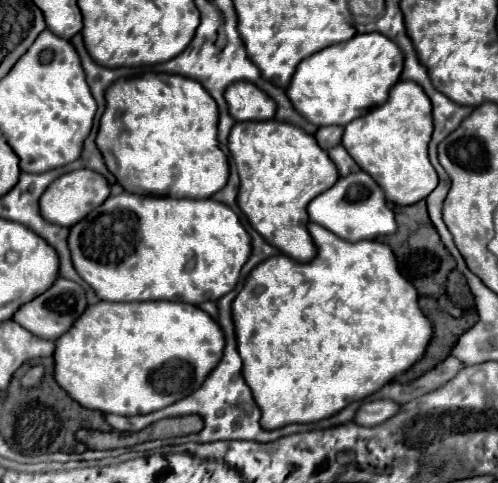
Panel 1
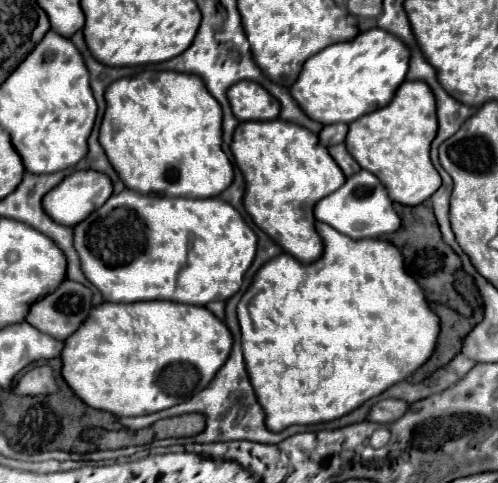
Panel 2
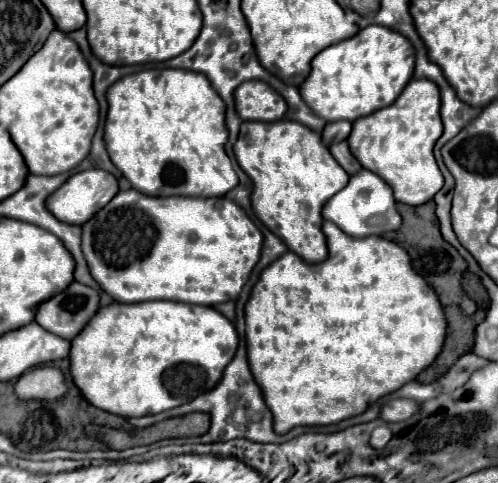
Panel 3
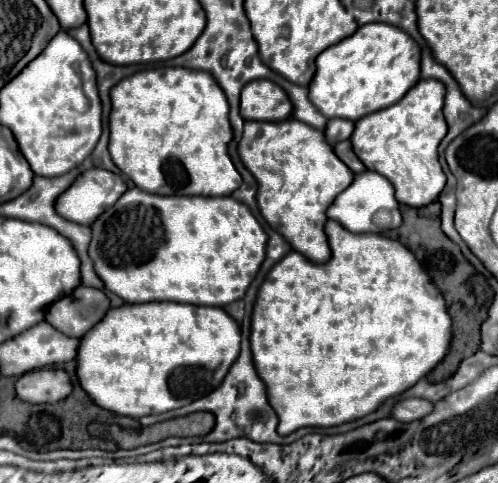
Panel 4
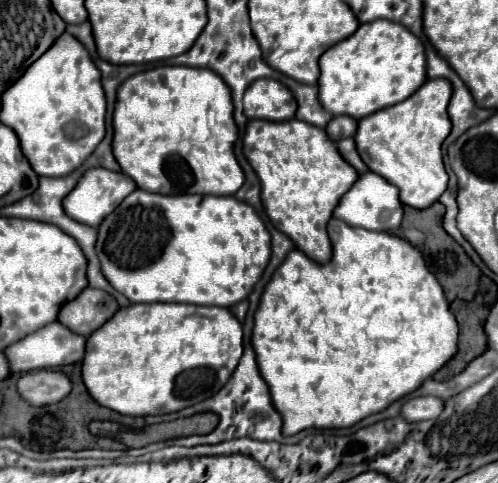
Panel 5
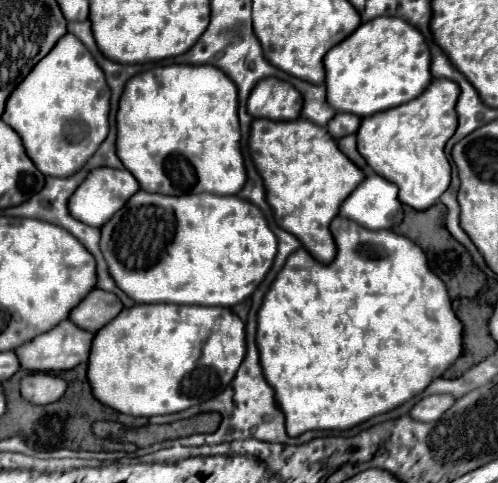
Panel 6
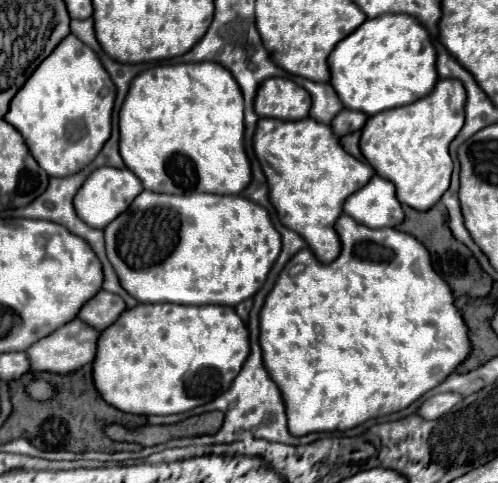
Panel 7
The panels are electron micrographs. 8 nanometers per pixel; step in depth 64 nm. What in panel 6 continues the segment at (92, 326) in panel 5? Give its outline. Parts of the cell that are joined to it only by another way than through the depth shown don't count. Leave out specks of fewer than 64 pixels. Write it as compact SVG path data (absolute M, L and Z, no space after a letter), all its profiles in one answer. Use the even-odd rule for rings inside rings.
M94 288L72 312L70 312L70 320L74 324L78 324L80 328L88 330L88 332L98 332L102 326L106 326L110 320L114 320L120 310L122 310L122 302L116 294L112 292L104 292L100 288Z

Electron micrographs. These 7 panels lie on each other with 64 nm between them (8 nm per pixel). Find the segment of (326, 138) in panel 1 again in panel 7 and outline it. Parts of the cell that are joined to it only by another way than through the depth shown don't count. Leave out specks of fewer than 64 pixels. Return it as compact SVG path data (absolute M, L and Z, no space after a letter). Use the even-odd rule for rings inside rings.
M342 110L334 120L332 120L332 128L336 136L346 136L348 132L356 132L360 130L368 120L368 114L364 112L356 112L356 110Z

